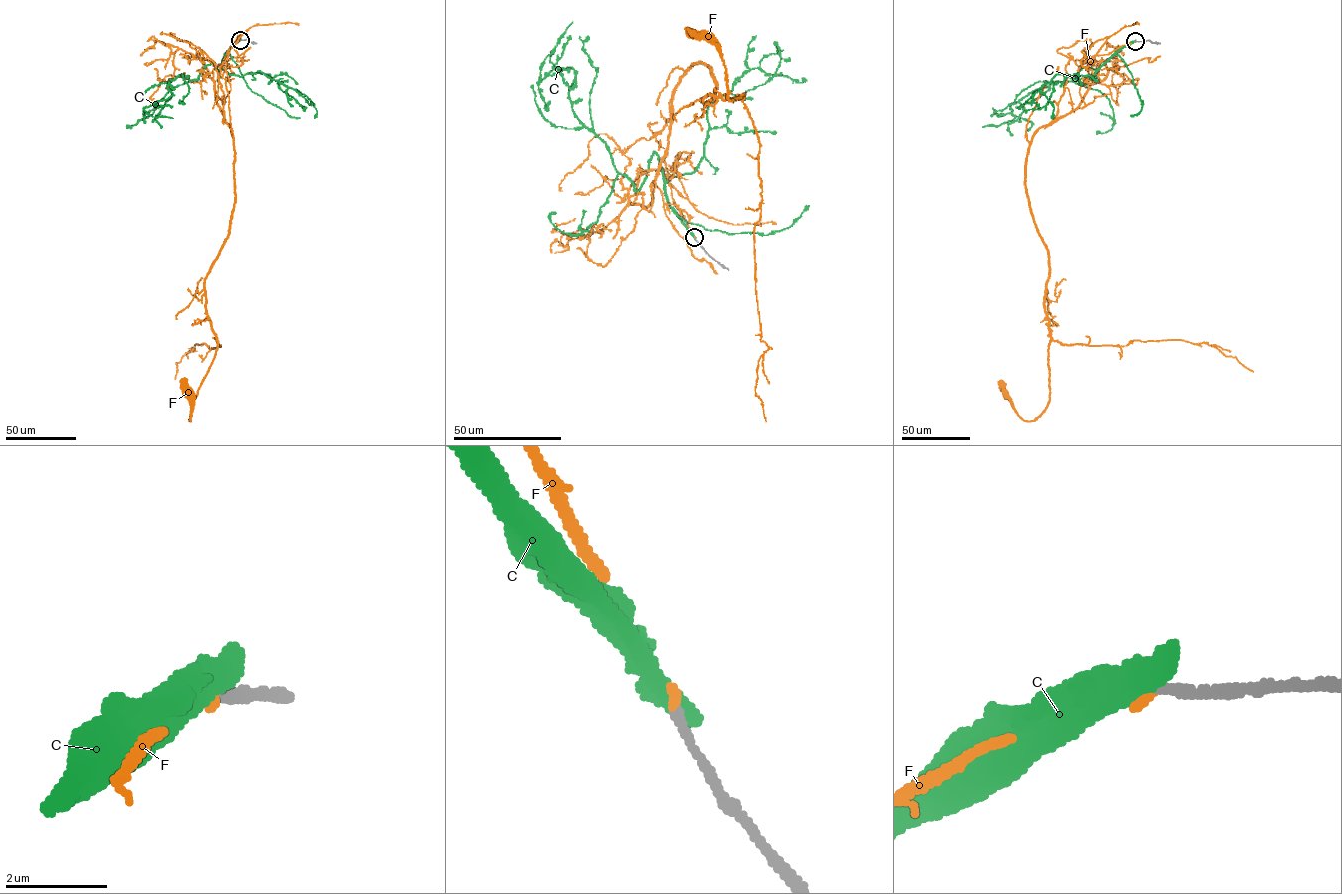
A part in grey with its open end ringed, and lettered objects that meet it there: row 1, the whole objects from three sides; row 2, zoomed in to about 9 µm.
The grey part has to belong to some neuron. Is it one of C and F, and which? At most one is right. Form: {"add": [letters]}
{"add": ["F"]}

